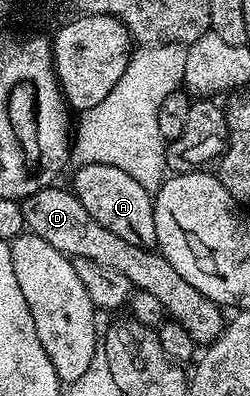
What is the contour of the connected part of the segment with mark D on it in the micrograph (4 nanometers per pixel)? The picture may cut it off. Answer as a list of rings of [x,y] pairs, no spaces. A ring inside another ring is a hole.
[[[52,184],[45,190],[38,190],[32,198],[22,199],[23,224],[30,233],[41,236],[45,244],[53,244],[53,248],[71,258],[94,260],[97,264],[105,264],[105,268],[121,272],[121,276],[129,276],[132,287],[154,296],[161,303],[164,315],[170,321],[181,324],[196,344],[217,341],[225,325],[224,311],[218,302],[197,292],[197,288],[193,288],[193,284],[189,284],[189,280],[185,280],[185,276],[181,276],[181,272],[177,272],[177,268],[173,268],[162,254],[154,249],[137,248],[137,244],[128,244],[121,240],[121,236],[109,232],[109,228],[101,228],[101,224],[85,212],[70,189],[58,190],[57,187]]]

